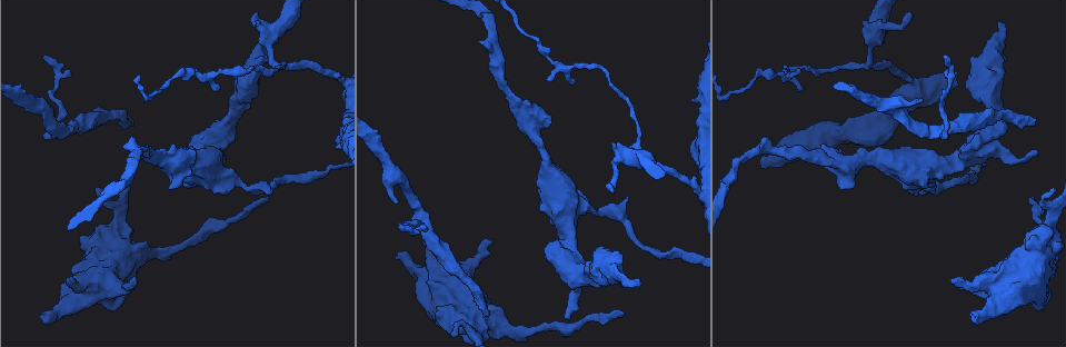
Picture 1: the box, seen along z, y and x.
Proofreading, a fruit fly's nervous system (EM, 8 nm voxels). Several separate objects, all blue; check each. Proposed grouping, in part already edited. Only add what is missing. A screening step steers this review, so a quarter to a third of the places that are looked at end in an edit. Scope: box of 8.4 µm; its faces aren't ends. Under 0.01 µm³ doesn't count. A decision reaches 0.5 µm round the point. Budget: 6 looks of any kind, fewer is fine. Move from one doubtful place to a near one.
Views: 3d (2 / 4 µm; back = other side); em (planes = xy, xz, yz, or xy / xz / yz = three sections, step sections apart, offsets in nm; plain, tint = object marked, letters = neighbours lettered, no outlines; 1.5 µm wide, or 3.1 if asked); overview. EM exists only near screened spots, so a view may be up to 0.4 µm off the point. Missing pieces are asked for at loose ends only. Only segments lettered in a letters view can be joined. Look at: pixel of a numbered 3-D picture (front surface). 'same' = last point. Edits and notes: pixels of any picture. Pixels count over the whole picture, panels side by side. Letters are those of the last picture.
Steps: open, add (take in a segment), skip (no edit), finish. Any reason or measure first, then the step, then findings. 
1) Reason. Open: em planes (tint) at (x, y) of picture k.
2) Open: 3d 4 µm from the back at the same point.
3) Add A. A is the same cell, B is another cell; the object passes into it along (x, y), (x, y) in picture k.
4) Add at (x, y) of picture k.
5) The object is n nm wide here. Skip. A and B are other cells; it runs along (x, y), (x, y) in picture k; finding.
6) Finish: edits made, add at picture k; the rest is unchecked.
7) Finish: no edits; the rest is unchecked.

An open end. Open: em xy step 4 (letters) at (39, 316) of picture 1.

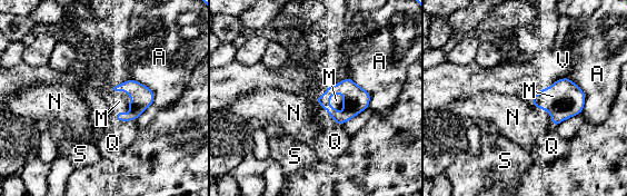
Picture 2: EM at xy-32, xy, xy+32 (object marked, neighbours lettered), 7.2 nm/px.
The longest contact is with A, 280 nm. Add M. M is the same cell, A, N, Q, S and V are other cells; it goes on there.

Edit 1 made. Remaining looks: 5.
Redraw. Open: overview.

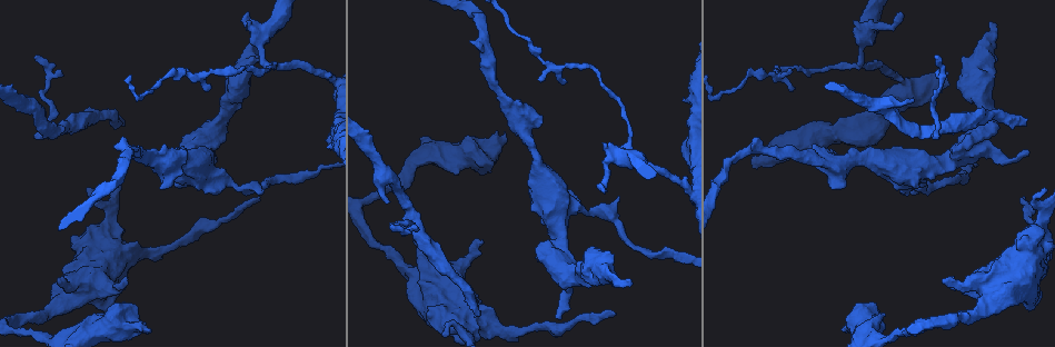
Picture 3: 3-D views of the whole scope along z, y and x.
An open end. Open: em planes (letters) at (476, 316) of picture 3.

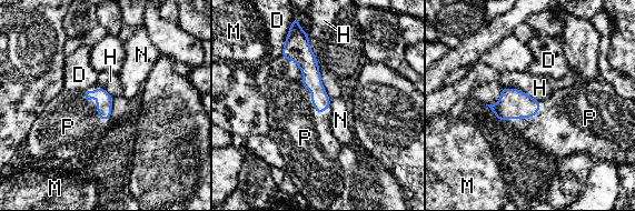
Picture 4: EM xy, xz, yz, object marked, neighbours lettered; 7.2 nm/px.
The object is 130 nm wide here; the longest contact is with H, 320 nm. Add P. P is the same cell, D, H, M and N are other cells; it goes on there.

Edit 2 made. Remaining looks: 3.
See it whole again. Open: overview.

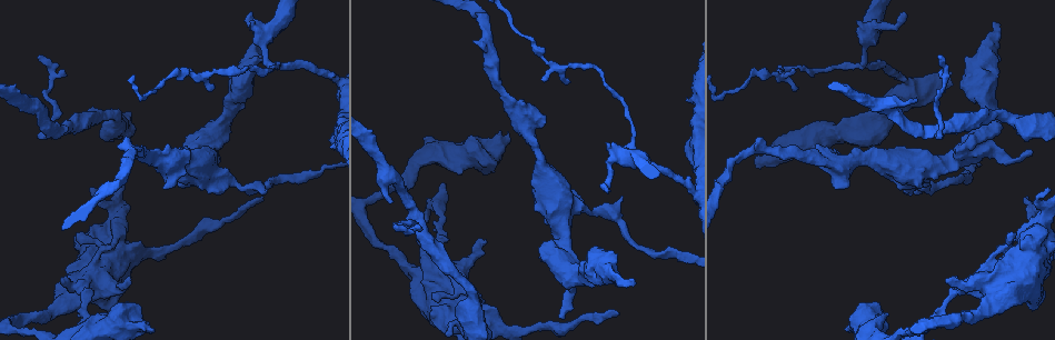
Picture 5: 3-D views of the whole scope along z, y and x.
Branch stops here. Open: 3d 4 µm from the back at (564, 81) of picture 5.

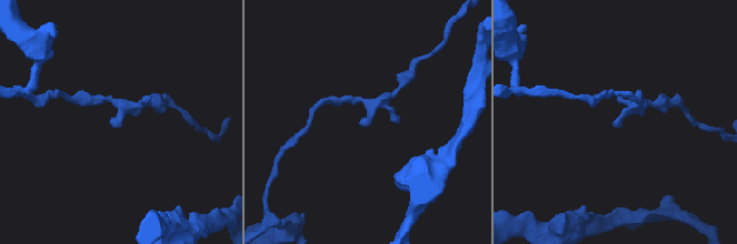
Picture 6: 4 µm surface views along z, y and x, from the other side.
Need the tissue. Open: em yz step 8 (letters) at (365, 123) of picture 6.

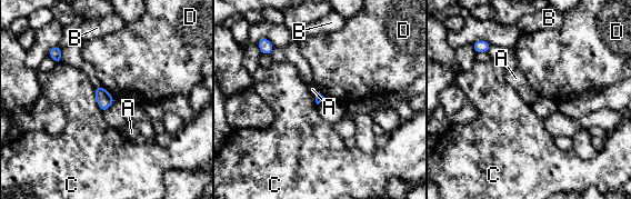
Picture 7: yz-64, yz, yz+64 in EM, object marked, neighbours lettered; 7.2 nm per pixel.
The longest contact is with C, 190 nm. Skip. A, B, C and D are other cells; no lettered segment goes on from it.

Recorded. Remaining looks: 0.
Finish: edits made, add at picture 2, add at picture 4; the rest is unchecked.

